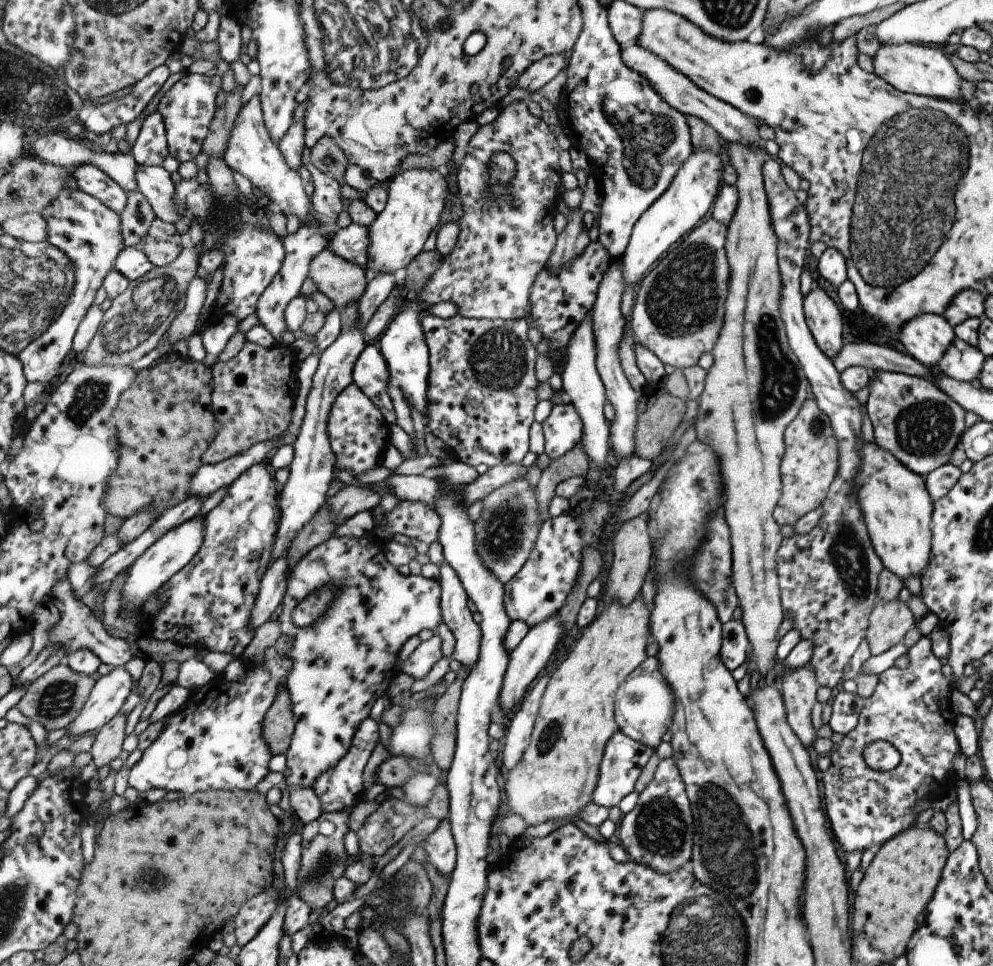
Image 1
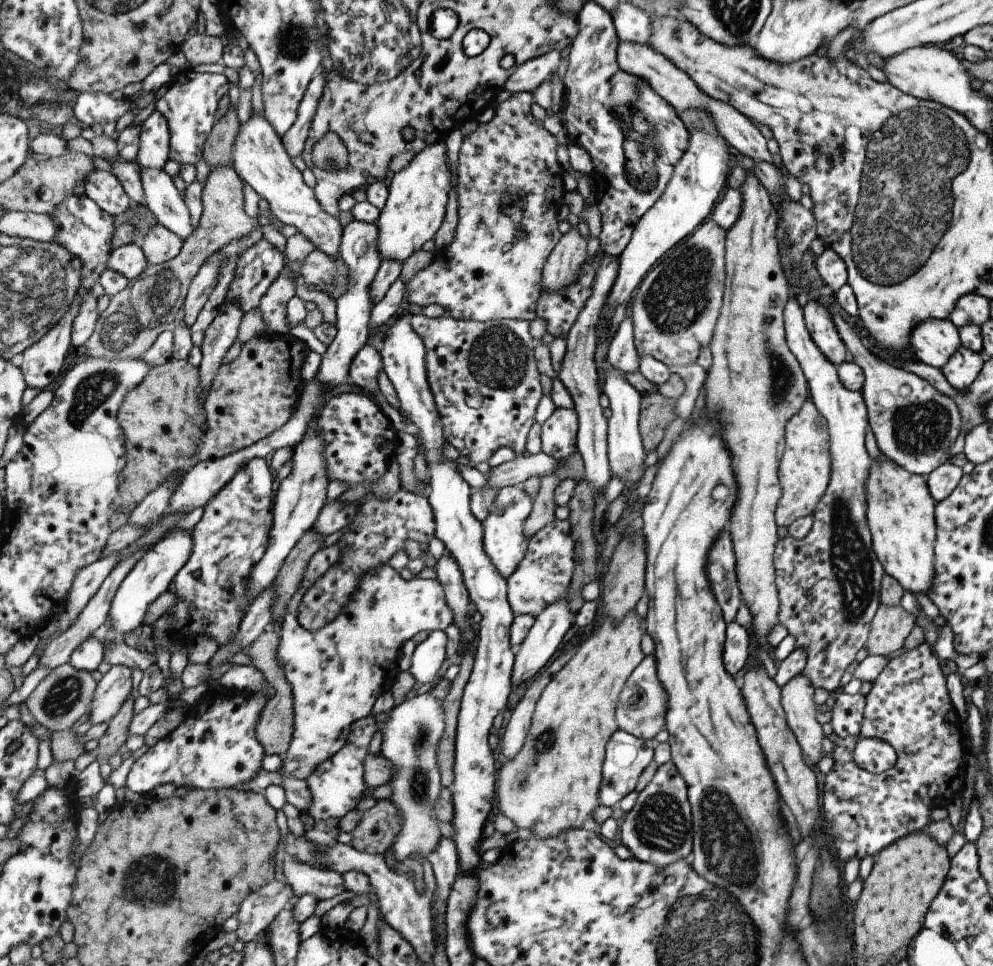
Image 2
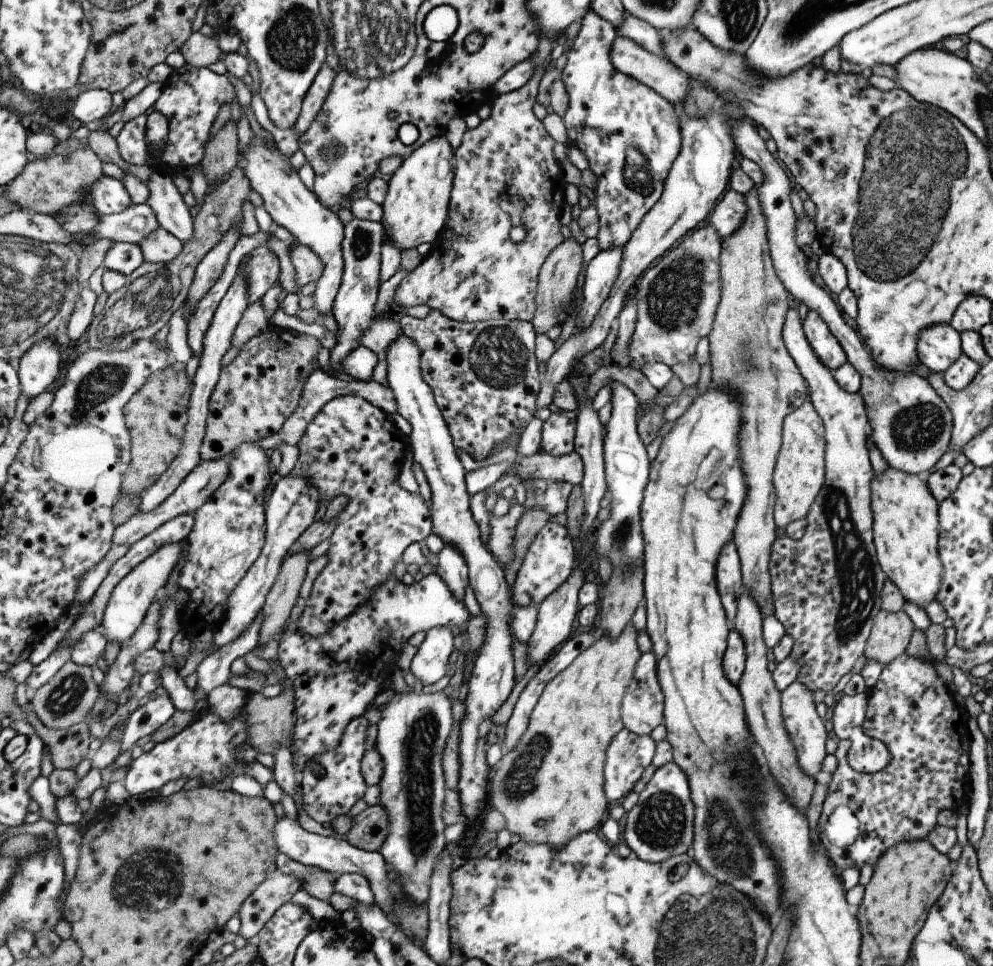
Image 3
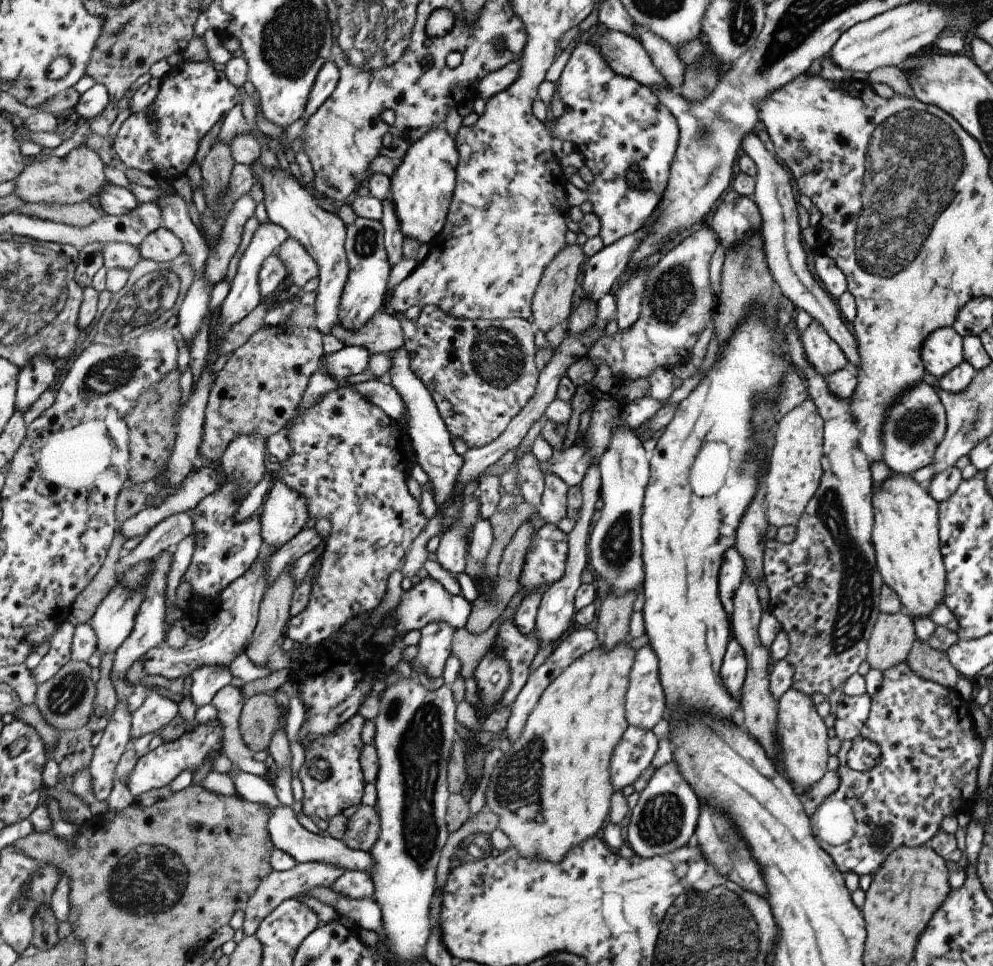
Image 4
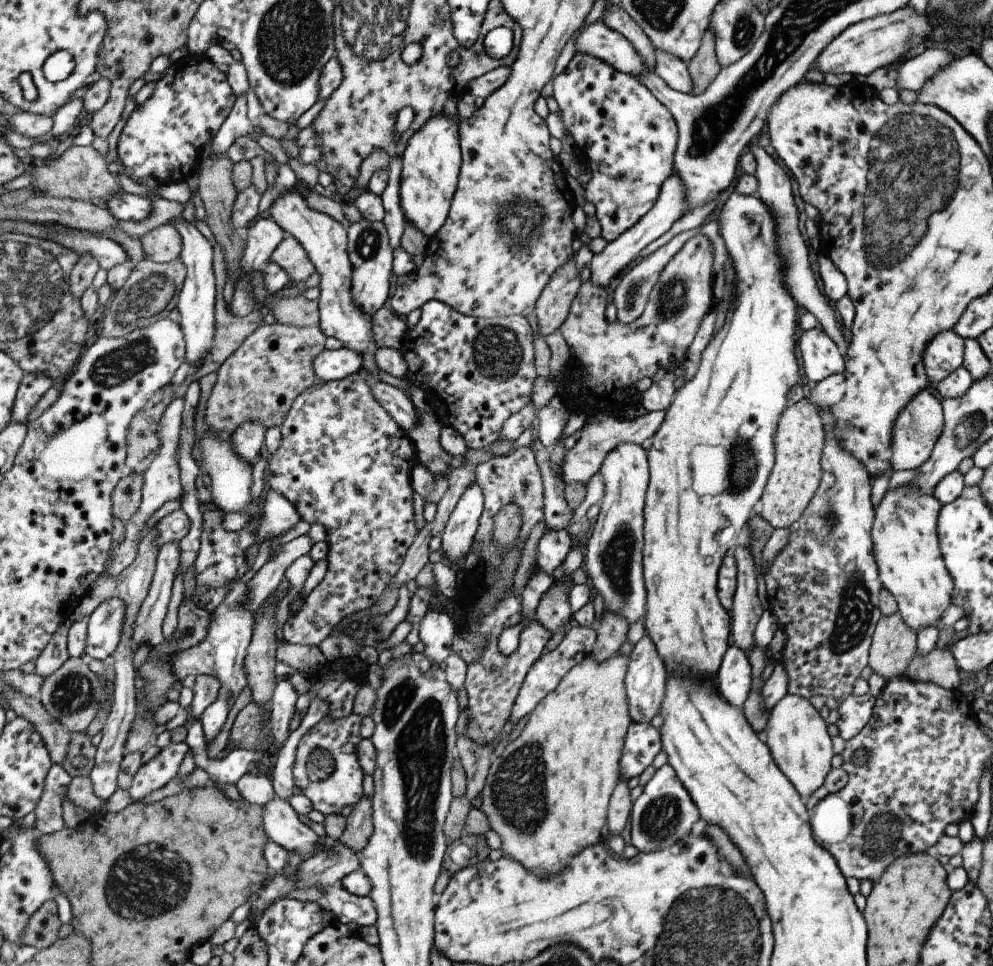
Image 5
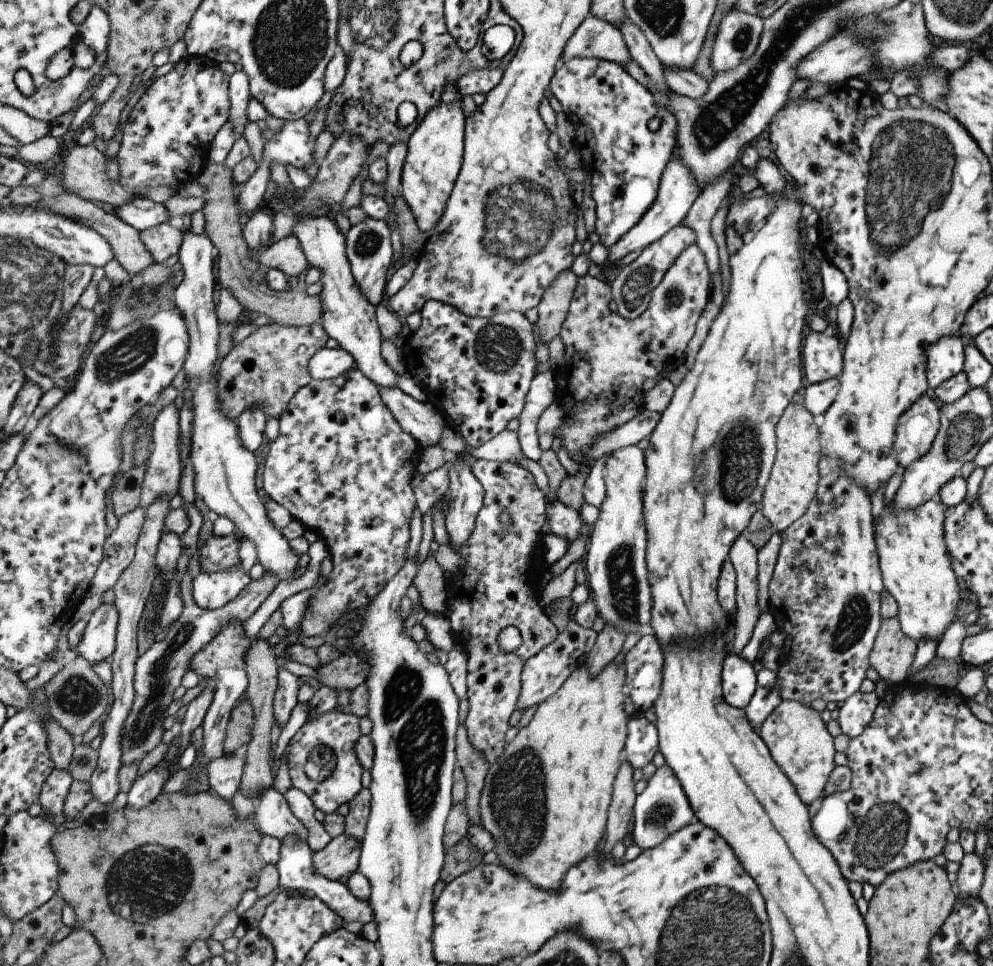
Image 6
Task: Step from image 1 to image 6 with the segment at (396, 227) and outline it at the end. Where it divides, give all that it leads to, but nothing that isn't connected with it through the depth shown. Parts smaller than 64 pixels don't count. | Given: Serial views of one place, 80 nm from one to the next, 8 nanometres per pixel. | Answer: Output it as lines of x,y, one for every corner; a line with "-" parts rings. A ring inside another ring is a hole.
459,98
452,105
441,103
438,107
430,110
426,117
419,121
417,130
408,140
408,153
402,174
402,194
405,202
411,207
418,227
422,231
430,233
441,222
447,203
454,191
456,182
462,172
465,157
466,142
466,118
463,110
459,107

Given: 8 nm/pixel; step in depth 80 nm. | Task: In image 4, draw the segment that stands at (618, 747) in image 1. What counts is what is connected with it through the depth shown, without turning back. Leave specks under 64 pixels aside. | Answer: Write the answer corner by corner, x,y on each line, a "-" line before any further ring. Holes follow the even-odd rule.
628,725
619,741
615,758
610,758
611,774
615,774
615,791
629,786
651,764
657,750
657,738
651,730

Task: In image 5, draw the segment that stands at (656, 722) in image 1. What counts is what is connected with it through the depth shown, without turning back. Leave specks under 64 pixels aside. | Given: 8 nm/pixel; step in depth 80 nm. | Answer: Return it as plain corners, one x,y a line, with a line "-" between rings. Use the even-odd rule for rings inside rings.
647,636
634,644
628,657
628,669
624,678
628,715
633,722
649,723
649,720
660,710
665,692
666,670

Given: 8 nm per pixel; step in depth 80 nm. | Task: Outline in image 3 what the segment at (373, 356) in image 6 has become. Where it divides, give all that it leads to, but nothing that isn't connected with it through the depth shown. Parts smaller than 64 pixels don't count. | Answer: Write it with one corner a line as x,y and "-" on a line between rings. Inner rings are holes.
261,136
253,137
248,151
240,155
238,166
244,169
252,190
262,197
264,207
272,220
277,225
288,228
301,245
308,246
324,260
326,266
324,275
316,283
313,300
320,314
332,314
345,274
342,244
346,237
346,226
339,220
336,210
325,206
318,195
303,184
299,172
291,164
289,157
285,156
275,144
274,147
267,146
265,138

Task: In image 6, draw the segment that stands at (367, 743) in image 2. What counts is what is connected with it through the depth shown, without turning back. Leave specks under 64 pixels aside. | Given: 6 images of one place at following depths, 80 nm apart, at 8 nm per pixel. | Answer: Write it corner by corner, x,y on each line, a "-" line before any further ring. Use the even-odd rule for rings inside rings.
334,709
319,718
311,719
291,739
289,752
290,775
295,787
308,794
317,809
325,815
334,813
339,806
349,804
362,792
362,763
355,752
355,745
362,737
359,717
350,712

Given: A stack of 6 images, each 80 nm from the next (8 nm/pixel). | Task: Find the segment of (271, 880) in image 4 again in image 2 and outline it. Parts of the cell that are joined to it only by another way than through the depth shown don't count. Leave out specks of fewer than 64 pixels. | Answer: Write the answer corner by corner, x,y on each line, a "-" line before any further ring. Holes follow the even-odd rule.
277,880
251,893
235,915
239,922
235,931
238,938
247,944
265,934
277,915
289,907
287,902
293,896
292,885
287,886

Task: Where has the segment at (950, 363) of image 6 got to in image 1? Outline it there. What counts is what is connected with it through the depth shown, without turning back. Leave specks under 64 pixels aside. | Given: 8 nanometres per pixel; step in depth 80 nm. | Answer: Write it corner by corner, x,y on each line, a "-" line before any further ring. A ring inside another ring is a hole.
923,313
906,320
896,340
910,357
931,367
939,362
954,338
953,327
941,315

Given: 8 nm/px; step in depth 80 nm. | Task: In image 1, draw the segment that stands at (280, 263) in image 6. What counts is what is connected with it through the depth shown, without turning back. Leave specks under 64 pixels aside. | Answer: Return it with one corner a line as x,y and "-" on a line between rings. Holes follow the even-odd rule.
329,250
315,257
310,266
309,278
317,282
319,291
340,310
349,303
360,301
372,280
370,273
358,264

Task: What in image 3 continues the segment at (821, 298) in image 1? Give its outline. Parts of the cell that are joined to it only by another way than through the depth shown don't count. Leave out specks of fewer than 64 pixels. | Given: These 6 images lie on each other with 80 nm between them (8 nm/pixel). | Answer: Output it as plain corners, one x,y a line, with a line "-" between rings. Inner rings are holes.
809,309
802,321
802,329
809,346
816,357
828,368
834,371
846,361
845,353
838,340
829,332
823,319

